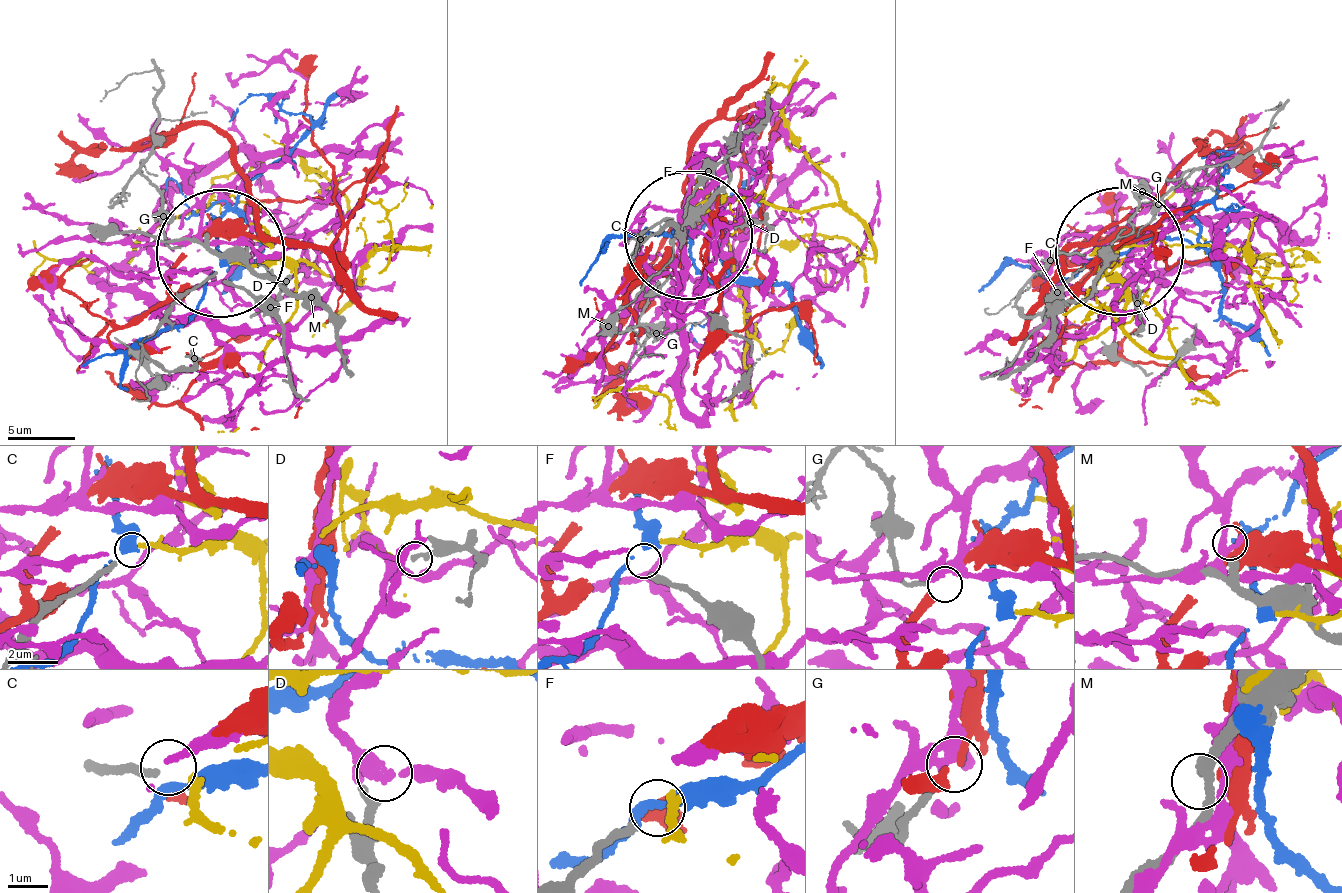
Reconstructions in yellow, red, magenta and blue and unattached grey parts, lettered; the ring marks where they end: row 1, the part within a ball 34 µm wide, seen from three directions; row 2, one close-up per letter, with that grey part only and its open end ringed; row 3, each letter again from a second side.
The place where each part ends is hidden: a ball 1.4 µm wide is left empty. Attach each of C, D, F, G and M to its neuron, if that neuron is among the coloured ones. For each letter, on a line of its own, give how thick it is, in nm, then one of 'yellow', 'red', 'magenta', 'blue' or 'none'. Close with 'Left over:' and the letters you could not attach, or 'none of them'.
C: 190 nm thick; yellow
D: 160 nm thick; magenta
F: 240 nm thick; none
G: 160 nm thick; none
M: 180 nm thick; none
Left over: F, G, M

